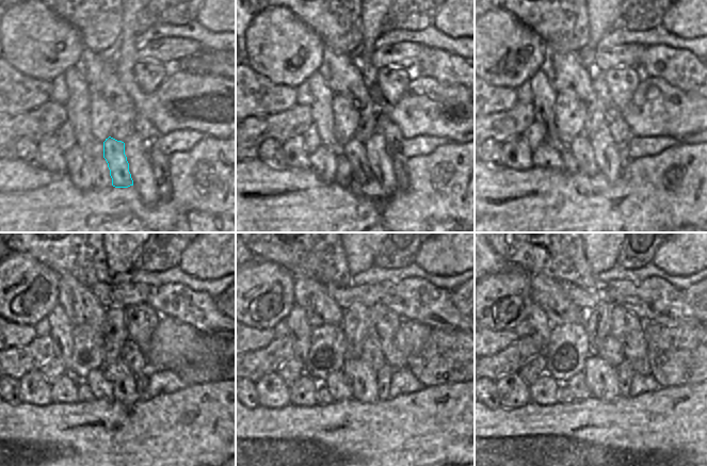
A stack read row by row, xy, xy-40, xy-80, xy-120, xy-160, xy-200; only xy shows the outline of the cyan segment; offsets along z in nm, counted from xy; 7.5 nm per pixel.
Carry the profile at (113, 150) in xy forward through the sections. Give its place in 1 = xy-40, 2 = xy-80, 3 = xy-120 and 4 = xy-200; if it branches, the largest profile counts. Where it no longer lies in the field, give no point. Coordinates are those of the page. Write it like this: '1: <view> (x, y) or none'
1: xy-40 (353, 149)
2: xy-80 (580, 147)
3: xy-120 (101, 388)
4: xy-200 (577, 385)

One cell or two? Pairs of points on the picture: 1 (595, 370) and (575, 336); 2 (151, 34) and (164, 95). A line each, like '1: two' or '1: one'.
1: two
2: two

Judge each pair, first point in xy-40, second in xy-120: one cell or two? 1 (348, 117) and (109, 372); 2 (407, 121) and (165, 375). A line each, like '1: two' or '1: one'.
1: two
2: two

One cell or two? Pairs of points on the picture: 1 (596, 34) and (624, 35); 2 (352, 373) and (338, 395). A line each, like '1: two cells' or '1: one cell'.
1: two cells
2: two cells

